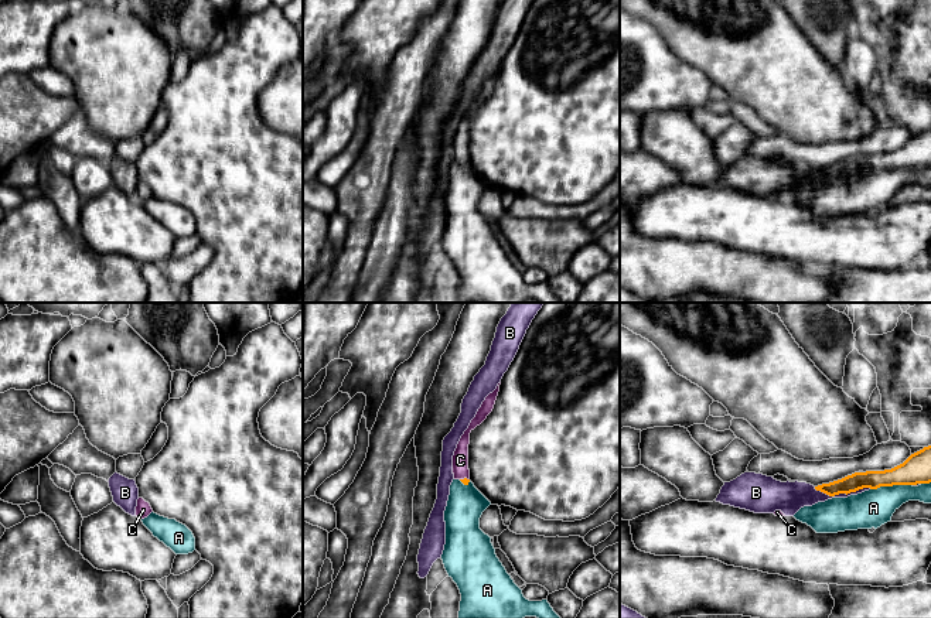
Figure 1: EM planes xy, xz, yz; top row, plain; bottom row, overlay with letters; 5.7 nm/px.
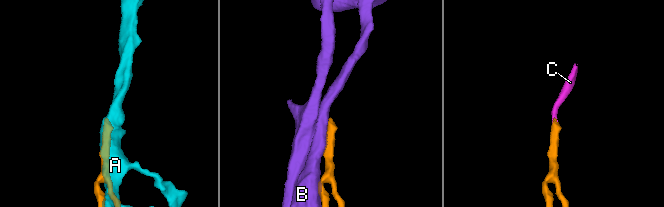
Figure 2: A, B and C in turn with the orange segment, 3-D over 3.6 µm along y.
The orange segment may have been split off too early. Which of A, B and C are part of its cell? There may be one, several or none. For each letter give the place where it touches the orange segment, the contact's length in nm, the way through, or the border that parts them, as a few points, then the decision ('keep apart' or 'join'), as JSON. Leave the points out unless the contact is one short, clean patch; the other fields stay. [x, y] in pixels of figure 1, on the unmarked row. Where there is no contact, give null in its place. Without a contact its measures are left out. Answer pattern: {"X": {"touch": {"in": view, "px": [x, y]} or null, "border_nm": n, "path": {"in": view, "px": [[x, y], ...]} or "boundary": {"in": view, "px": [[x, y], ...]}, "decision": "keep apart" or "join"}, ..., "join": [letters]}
{"A": {"touch": {"in": "yz", "px": [890, 168]}, "border_nm": 240, "decision": "keep apart"}, "B": {"touch": {"in": "yz", "px": [842, 176]}, "border_nm": 320, "decision": "keep apart"}, "C": {"touch": {"in": "xz", "px": [464, 161]}, "border_nm": 60, "path": {"in": "xz", "px": [[464, 164], [464, 161], [460, 153], [460, 143]]}, "decision": "join"}, "join": ["C"]}

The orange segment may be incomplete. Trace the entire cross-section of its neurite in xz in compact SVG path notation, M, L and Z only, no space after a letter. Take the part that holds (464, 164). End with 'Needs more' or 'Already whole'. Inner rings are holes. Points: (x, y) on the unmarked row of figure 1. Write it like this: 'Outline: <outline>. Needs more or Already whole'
Outline: M501 65L498 66L497 72L485 81L475 100L471 103L468 112L461 119L457 127L457 132L454 134L454 139L453 139L454 163L460 163L464 168L468 168L470 165L470 153L468 153L470 116L477 109L480 109L487 102L487 99L492 95L498 75L499 75L499 68Z. Needs more

